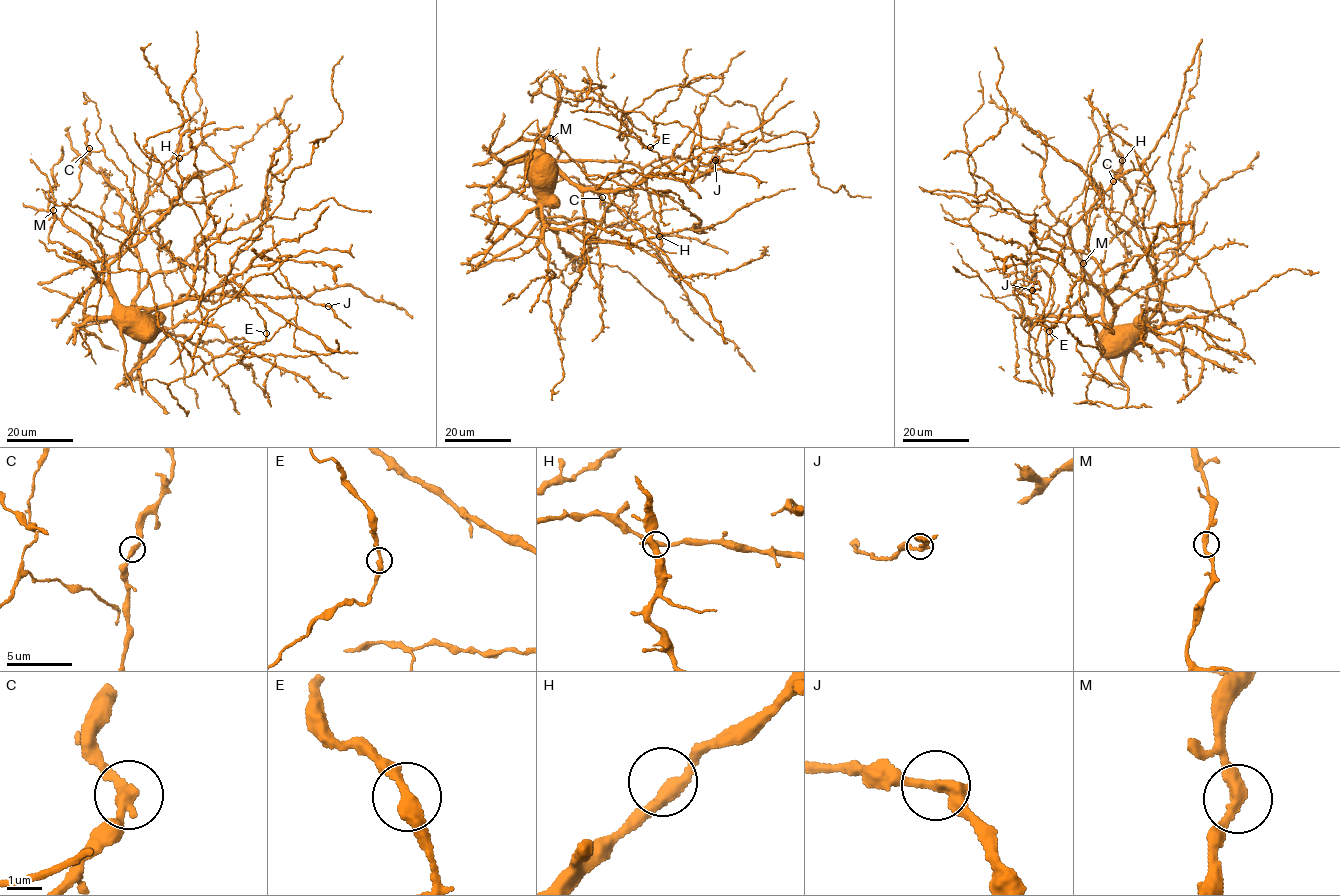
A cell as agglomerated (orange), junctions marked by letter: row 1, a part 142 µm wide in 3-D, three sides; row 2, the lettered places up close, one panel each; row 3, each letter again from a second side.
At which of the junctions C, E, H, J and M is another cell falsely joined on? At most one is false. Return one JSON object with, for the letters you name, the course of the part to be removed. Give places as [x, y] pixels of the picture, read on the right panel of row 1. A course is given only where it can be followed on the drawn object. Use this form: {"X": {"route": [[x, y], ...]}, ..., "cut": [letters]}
{"cut": []}

